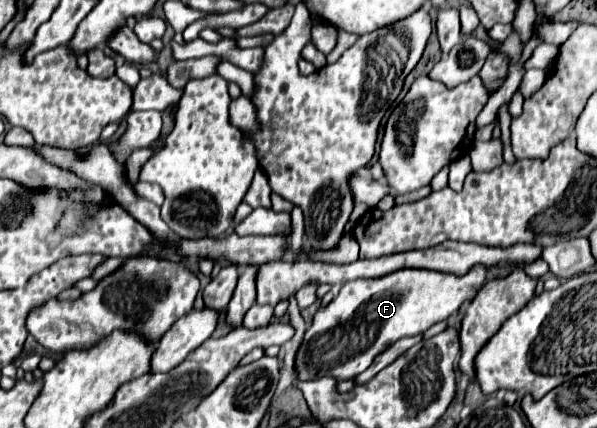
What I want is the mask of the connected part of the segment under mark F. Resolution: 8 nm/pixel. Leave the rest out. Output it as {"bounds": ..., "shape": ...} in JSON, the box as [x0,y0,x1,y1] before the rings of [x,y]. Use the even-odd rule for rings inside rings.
{"bounds":[297,258,549,380],"shape":[[[543,258],[537,262],[497,266],[497,270],[485,270],[477,266],[469,274],[445,274],[435,270],[395,270],[393,274],[381,278],[361,278],[357,282],[347,282],[335,300],[319,308],[313,324],[307,328],[301,348],[297,352],[297,370],[301,380],[311,380],[319,376],[333,376],[337,380],[351,380],[363,370],[367,370],[377,354],[389,348],[399,338],[417,336],[429,330],[433,324],[447,320],[465,302],[471,302],[487,278],[505,278],[515,268],[523,268],[531,278],[541,278],[549,272]],[[325,362],[325,374],[319,366]],[[305,366],[305,374],[303,368]],[[315,366],[319,366],[315,370]]]}

